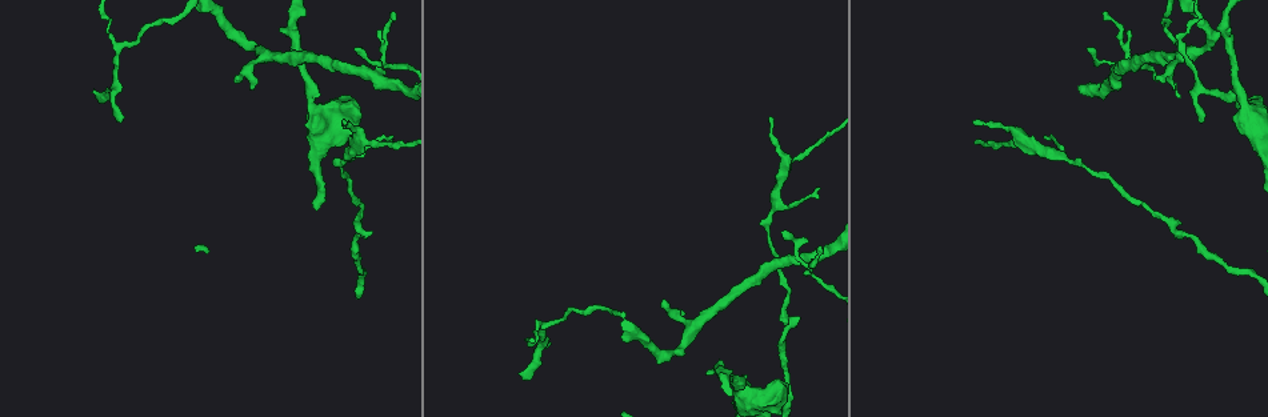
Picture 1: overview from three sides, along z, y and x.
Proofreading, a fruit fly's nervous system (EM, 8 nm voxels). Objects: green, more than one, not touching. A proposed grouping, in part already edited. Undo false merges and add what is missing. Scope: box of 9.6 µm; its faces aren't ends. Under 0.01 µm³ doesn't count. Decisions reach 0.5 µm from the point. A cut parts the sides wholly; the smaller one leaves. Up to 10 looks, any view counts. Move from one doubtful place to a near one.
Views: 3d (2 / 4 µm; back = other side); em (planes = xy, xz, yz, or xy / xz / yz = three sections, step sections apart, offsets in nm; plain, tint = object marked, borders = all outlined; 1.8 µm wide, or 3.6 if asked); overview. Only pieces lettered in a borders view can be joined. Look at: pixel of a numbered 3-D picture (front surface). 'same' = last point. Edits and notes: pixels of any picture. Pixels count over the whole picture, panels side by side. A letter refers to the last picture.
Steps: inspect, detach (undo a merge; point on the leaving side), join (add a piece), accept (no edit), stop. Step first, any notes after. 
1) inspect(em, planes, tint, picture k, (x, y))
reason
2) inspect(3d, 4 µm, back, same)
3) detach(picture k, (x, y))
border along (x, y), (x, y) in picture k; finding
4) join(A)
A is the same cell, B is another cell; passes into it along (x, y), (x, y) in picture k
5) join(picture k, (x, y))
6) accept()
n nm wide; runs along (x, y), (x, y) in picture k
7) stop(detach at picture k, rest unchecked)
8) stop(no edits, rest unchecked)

inspect(em, xz, step 8, plain, picture 1, (1172, 86))
an open end

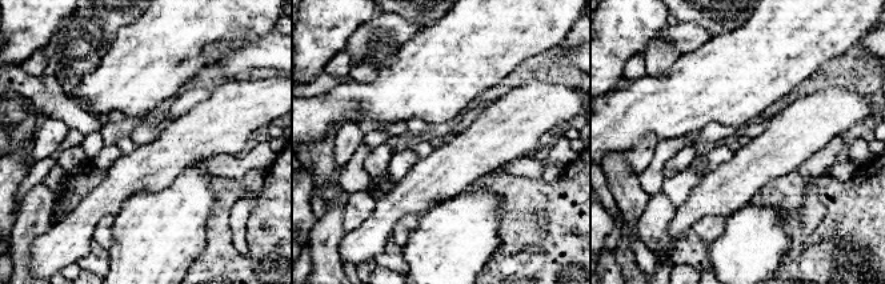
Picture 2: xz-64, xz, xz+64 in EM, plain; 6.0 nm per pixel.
inspect(em, xz, step 8, borders, same)
what lies round it

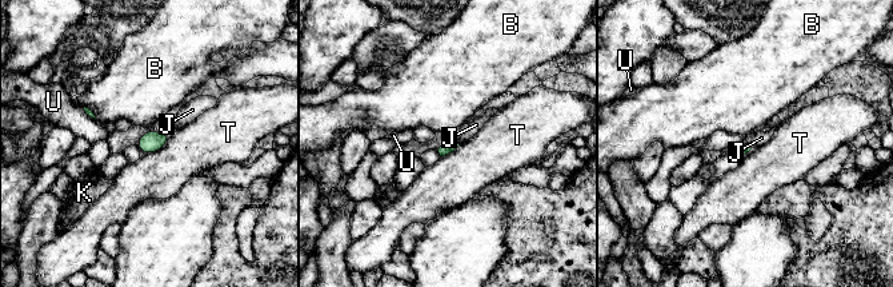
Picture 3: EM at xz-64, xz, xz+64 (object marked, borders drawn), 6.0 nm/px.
accept()
T touches over 200 nm; B, J, K, T and U are other cells; none of them fits

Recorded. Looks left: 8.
inspect(em, planes, borders, picture 1, (801, 262))
four arms meet

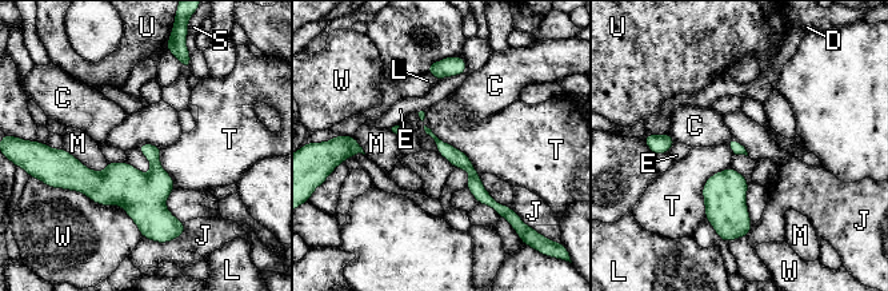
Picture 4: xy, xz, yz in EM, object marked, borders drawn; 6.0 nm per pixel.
accept()
80 nm wide; T touches over 440 nm; C, D, E, J, L, M, S, T, U and W are other cells; continuous, no second cell

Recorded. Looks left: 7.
inspect(em, planes, borders, picture 1, (1046, 136))
free end

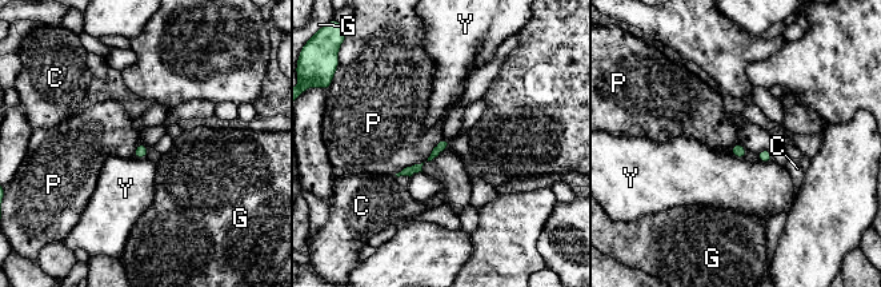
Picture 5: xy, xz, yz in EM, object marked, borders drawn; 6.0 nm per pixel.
accept()
70 nm wide; C, G, P and Y are other cells; border along (443, 136), (425, 160), (395, 175) in picture 5; none of them fits

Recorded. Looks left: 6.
inspect(em, xy, step 8, plain, picture 1, (519, 375))

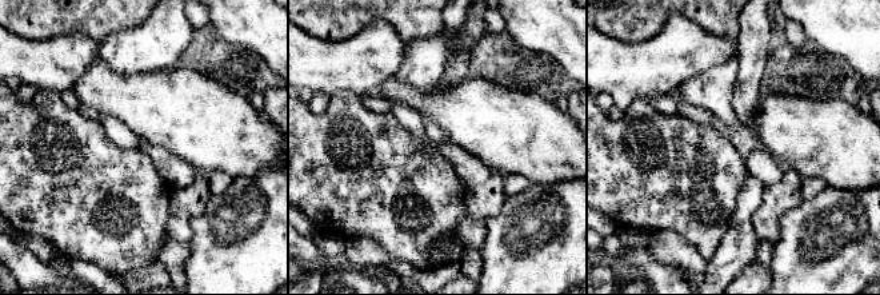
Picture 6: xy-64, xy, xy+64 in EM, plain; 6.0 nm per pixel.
inspect(em, xy, step 8, tint, same)

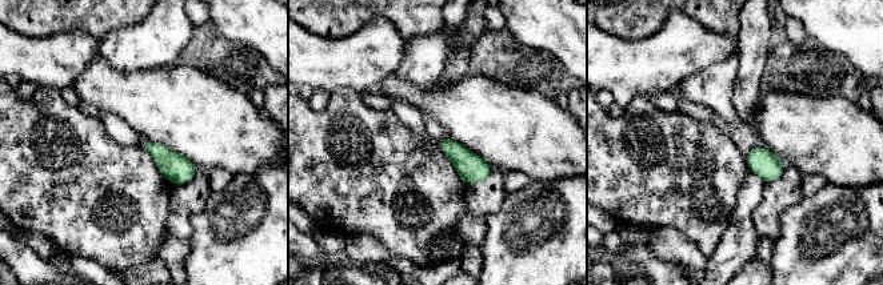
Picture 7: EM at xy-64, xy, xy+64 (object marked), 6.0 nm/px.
inspect(em, xy, step 8, borders, same)
what lies round it

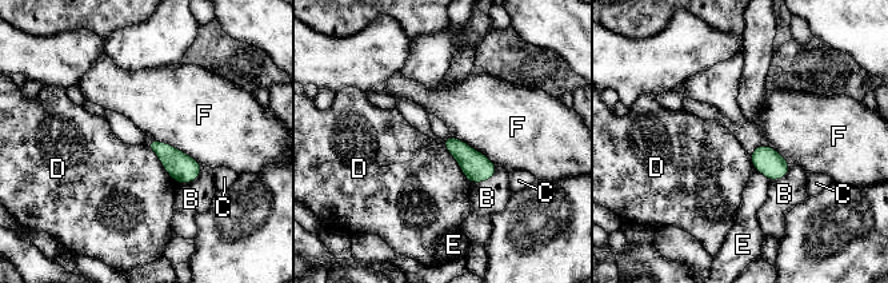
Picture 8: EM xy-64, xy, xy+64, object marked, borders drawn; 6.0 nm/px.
accept()
110 nm wide; B, C, D, E and F are other cells; border along (146, 146), (179, 184) in picture 8; no lettered piece goes on from it

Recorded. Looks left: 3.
stop(no edits, rest unchecked)

